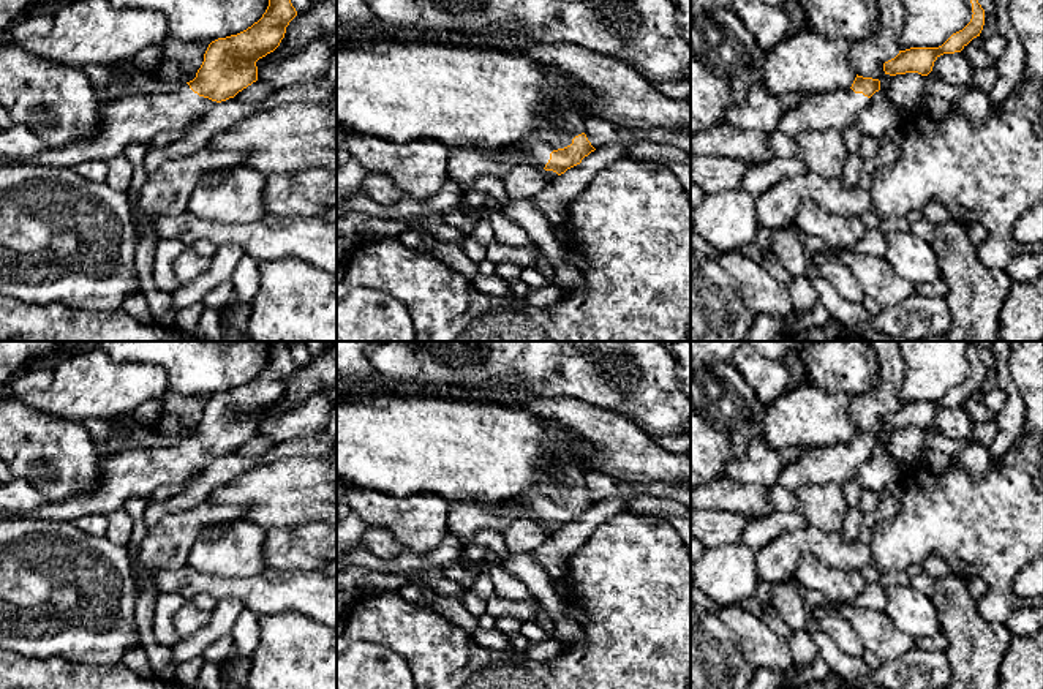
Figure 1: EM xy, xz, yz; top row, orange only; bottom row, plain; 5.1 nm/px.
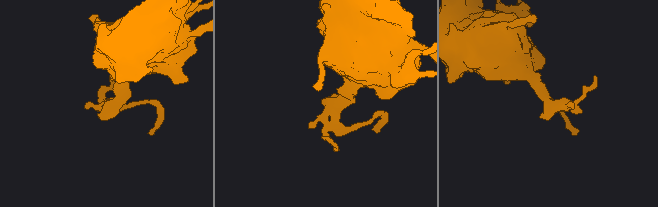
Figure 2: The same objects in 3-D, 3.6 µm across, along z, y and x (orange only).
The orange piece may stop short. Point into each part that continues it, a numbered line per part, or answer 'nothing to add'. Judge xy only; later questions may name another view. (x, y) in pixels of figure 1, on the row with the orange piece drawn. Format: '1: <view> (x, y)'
1: xy (139, 117)

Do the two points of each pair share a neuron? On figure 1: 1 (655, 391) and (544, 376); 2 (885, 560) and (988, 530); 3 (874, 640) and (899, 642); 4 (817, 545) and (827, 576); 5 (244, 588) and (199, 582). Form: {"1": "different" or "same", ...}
{"1": "same", "2": "same", "3": "same", "4": "different", "5": "same"}

